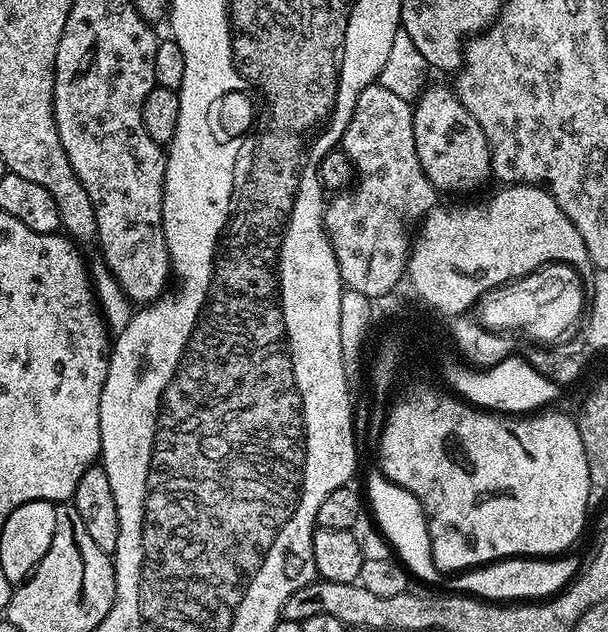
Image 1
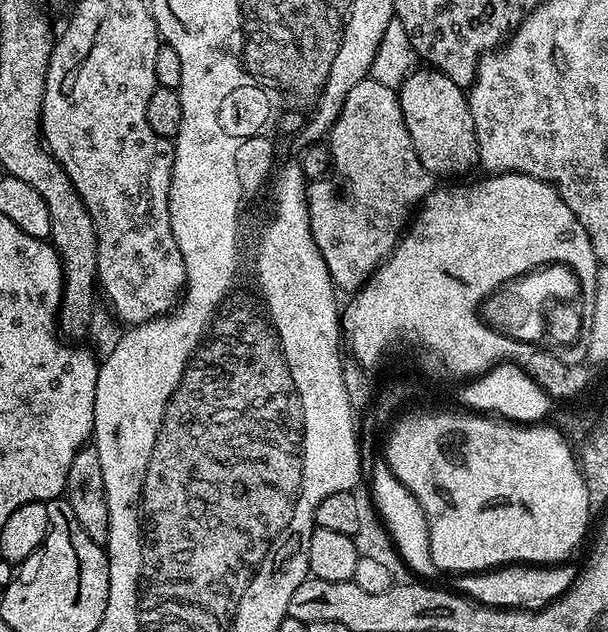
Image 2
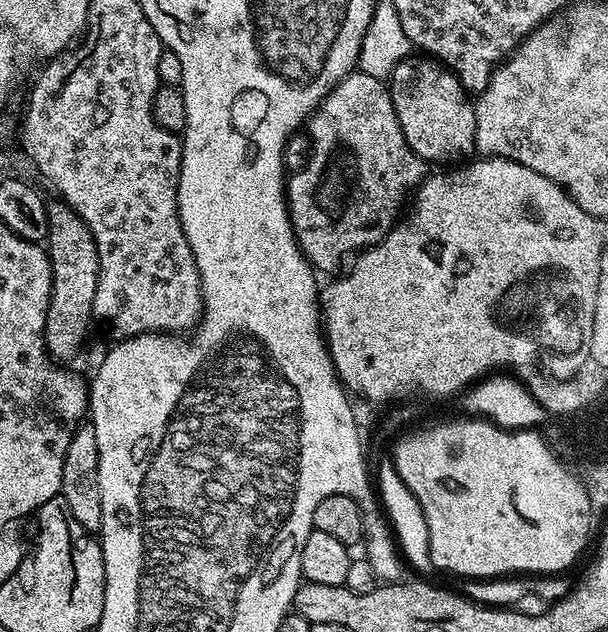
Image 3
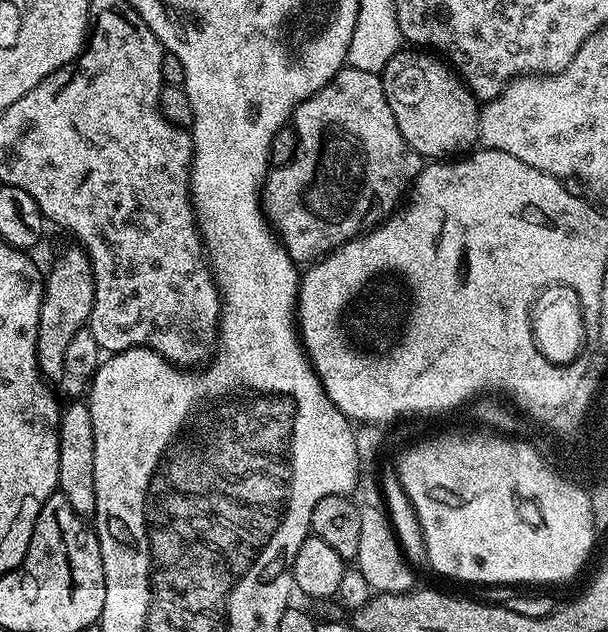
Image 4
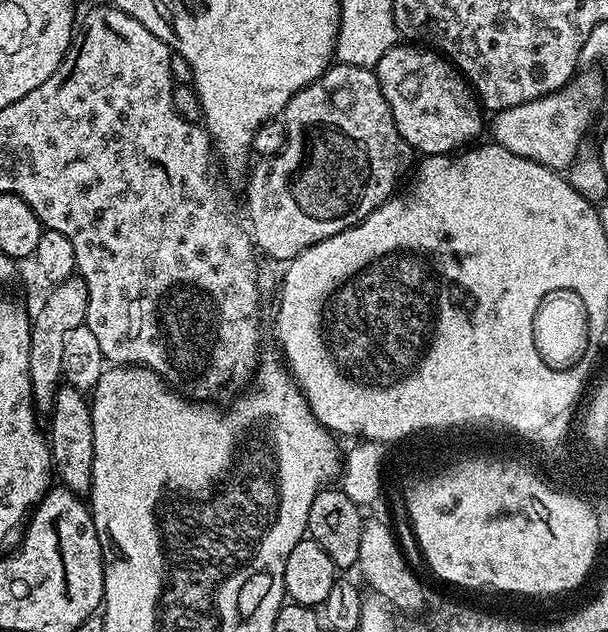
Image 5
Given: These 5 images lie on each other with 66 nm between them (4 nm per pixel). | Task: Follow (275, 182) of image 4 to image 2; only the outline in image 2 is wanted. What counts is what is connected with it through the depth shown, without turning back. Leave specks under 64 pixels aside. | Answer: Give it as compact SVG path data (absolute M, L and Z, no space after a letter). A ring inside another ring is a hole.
M371 78L359 80L358 83L350 90L350 94L346 94L346 102L342 102L342 110L338 114L338 118L333 122L331 130L326 137L327 155L330 157L331 167L334 169L329 171L323 178L316 180L307 185L306 195L308 198L308 217L310 218L310 230L314 242L318 246L318 250L322 254L322 262L326 262L326 270L330 274L333 285L341 293L355 293L357 288L363 288L368 282L369 276L387 260L388 256L394 249L396 243L402 238L406 225L413 219L414 213L423 205L425 198L434 187L434 177L432 173L426 170L426 166L422 166L422 162L418 158L418 154L414 150L414 142L410 142L410 130L406 130L406 122L402 118L402 106L397 89L390 86L382 86L382 82Z

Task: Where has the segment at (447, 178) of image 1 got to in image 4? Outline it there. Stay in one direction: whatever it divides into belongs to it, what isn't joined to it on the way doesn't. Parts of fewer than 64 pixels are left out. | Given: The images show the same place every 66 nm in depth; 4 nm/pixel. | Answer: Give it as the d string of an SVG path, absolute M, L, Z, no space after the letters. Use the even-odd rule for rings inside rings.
M424 50L408 51L412 52L396 52L382 73L386 98L390 102L390 110L394 110L394 122L398 122L398 130L402 130L402 138L406 138L408 145L422 158L448 158L456 153L467 153L473 147L471 144L475 145L480 138L481 105L467 84L443 59Z

